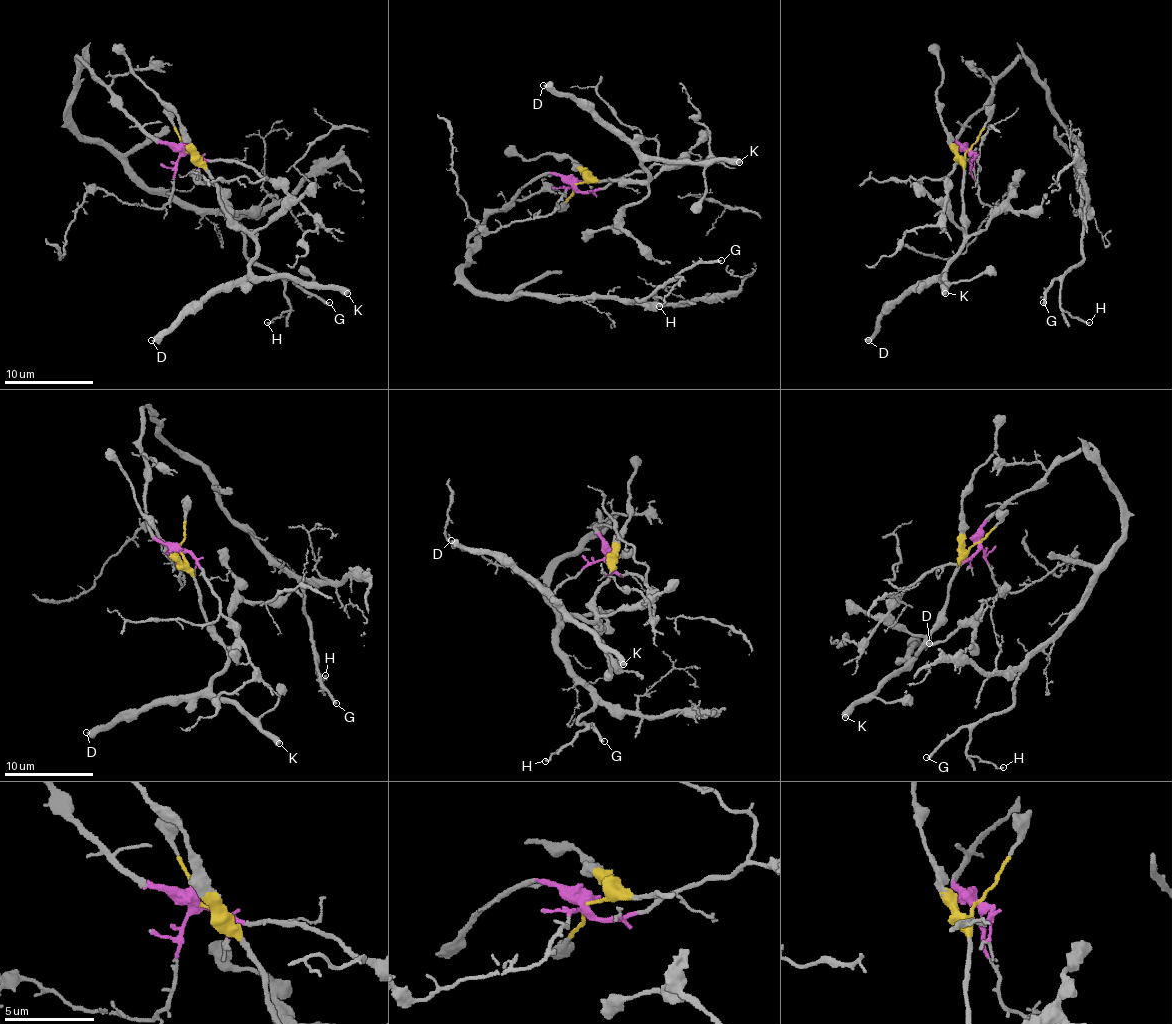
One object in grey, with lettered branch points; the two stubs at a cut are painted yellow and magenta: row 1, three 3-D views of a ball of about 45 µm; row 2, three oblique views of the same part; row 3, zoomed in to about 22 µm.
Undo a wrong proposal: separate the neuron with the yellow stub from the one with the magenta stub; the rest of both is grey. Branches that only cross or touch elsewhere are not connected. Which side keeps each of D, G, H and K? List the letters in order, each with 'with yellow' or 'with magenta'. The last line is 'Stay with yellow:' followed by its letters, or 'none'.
D: with yellow
G: with magenta
H: with magenta
K: with yellow
Stay with yellow: D, K

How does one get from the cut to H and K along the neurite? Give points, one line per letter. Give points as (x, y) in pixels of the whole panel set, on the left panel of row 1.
H: (182, 151), (77, 57), (70, 124), (151, 189), (236, 222), (243, 251), (285, 287), (290, 307), (267, 323)
K: (182, 151), (209, 175), (218, 204), (254, 240), (249, 269), (256, 276), (296, 276), (339, 285), (348, 294)

